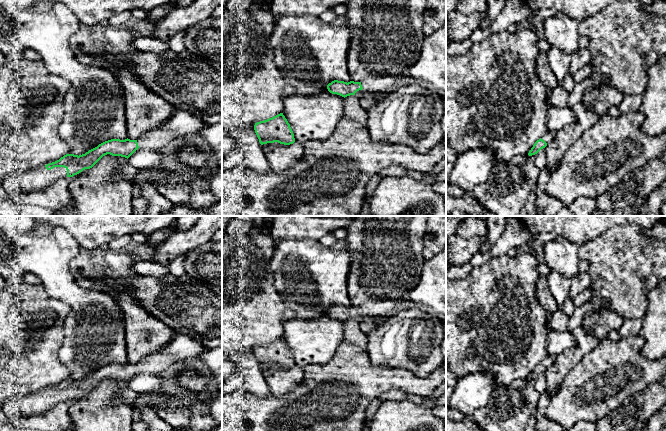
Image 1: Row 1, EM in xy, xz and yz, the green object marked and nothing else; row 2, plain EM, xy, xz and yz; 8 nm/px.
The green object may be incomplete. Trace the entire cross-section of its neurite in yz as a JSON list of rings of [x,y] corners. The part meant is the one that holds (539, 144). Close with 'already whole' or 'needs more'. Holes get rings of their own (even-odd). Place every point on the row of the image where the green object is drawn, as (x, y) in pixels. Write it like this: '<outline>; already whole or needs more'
[[[546,131],[545,134],[535,142],[528,155],[532,156],[537,154],[541,149],[545,148],[554,138],[556,132],[554,131]]]; needs more

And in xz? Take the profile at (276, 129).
[[[283,113],[255,123],[254,130],[261,145],[274,142],[290,145],[295,142],[293,131]]]; already whole

